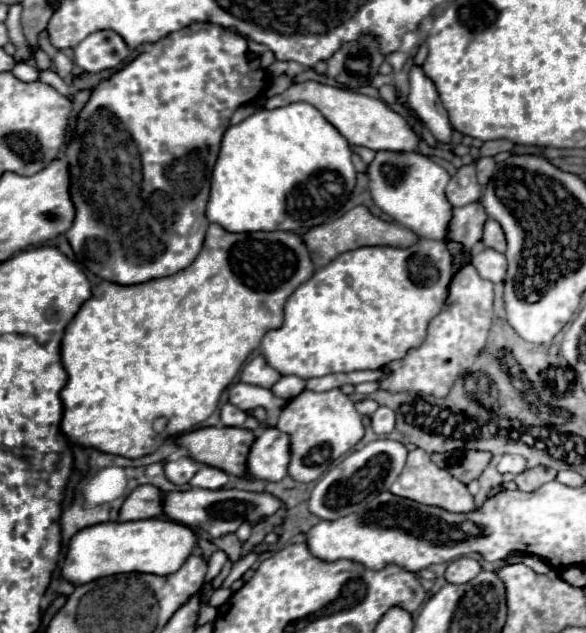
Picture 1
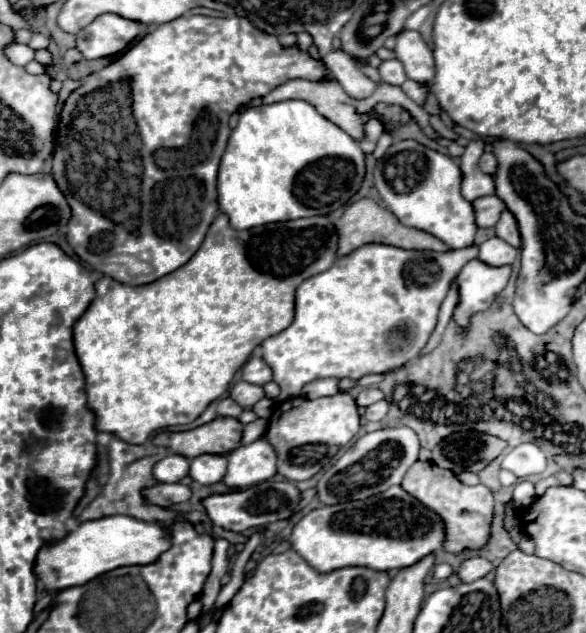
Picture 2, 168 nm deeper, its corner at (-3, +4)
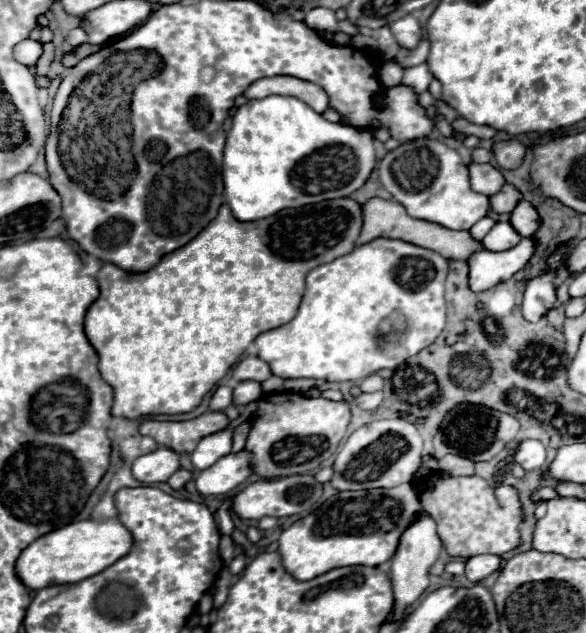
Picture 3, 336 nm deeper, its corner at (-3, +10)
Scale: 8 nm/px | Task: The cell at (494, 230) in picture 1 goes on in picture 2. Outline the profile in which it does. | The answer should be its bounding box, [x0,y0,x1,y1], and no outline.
[496,211,520,247]

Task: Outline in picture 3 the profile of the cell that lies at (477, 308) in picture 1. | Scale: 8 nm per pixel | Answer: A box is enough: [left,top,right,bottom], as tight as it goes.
[468,237,538,291]

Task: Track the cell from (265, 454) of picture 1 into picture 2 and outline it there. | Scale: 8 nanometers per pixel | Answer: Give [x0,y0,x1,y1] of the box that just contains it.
[224,437,278,489]

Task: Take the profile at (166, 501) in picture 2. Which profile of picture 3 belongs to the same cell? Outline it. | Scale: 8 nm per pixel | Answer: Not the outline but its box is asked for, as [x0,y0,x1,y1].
[168,469,192,489]

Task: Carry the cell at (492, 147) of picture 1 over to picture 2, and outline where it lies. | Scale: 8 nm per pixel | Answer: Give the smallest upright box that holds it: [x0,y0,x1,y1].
[460,139,494,201]

